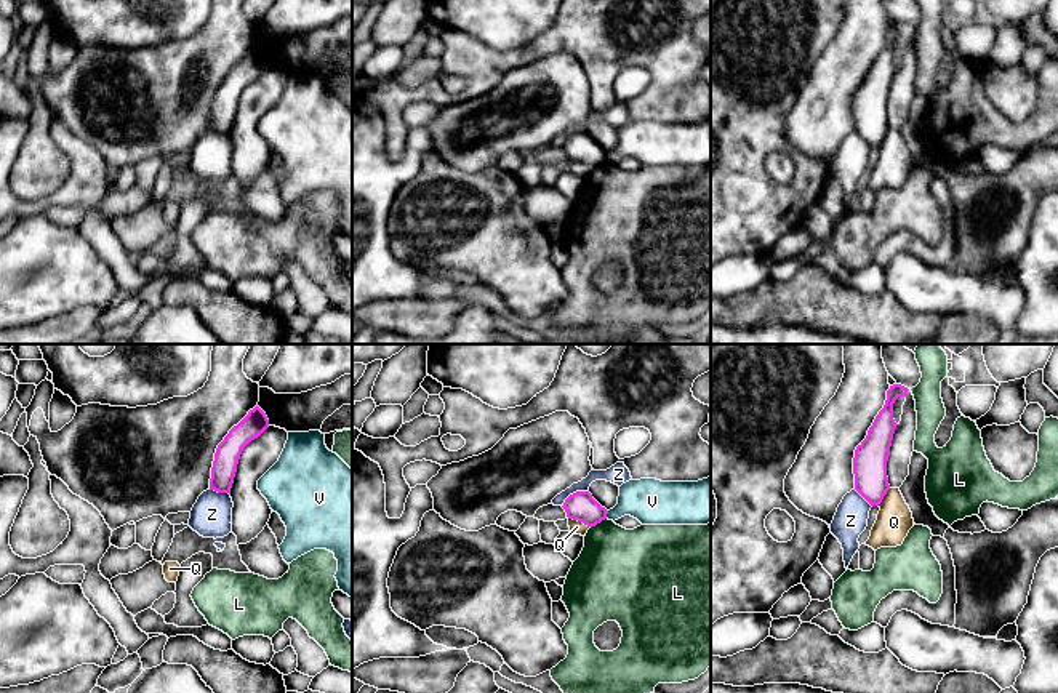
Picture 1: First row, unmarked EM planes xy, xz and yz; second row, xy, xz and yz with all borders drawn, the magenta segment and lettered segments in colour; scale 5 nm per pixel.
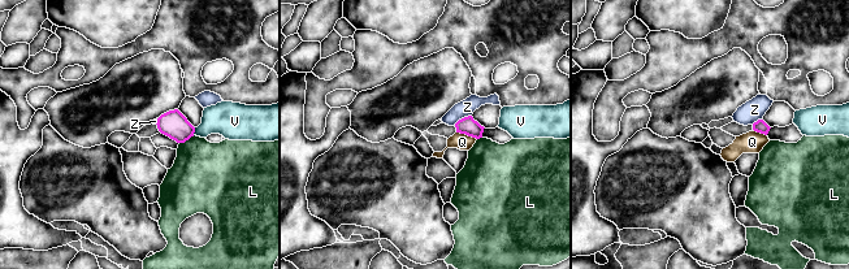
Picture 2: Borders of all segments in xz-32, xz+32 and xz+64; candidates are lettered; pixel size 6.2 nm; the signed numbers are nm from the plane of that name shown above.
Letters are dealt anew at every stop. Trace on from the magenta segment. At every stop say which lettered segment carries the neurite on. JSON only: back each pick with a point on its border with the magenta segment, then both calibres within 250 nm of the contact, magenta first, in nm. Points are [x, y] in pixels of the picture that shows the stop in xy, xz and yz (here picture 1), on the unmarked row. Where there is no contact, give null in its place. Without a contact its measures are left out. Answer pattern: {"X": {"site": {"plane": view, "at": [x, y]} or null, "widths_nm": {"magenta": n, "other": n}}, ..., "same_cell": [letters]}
{"same_cell": []}

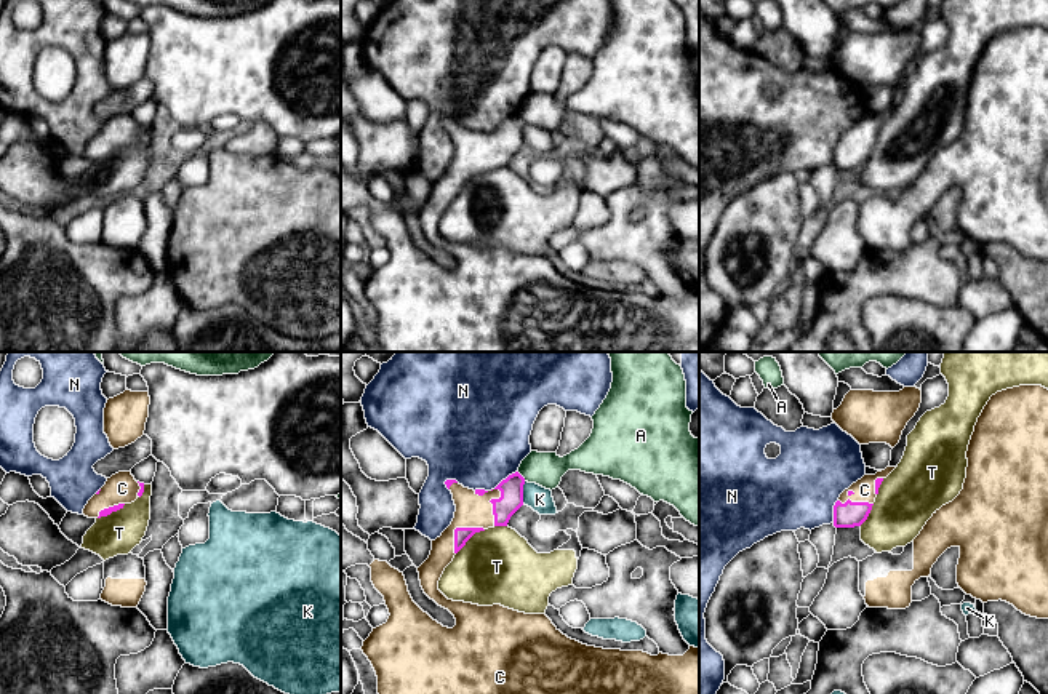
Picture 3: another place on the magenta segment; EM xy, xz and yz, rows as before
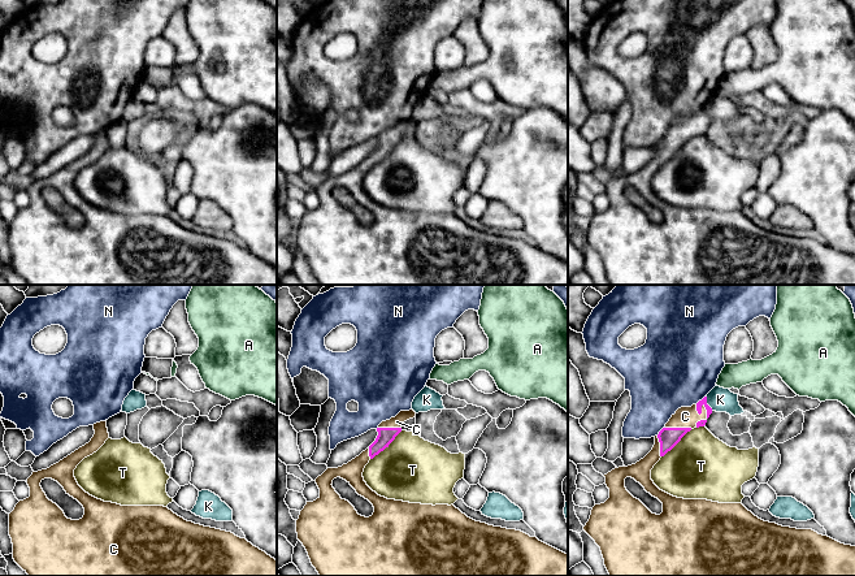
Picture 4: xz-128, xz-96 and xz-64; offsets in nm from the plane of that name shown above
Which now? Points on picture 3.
{"C": {"site": {"plane": "xz", "at": [458, 170]}, "widths_nm": {"magenta": 80, "other": 170}}, "same_cell": ["C"]}

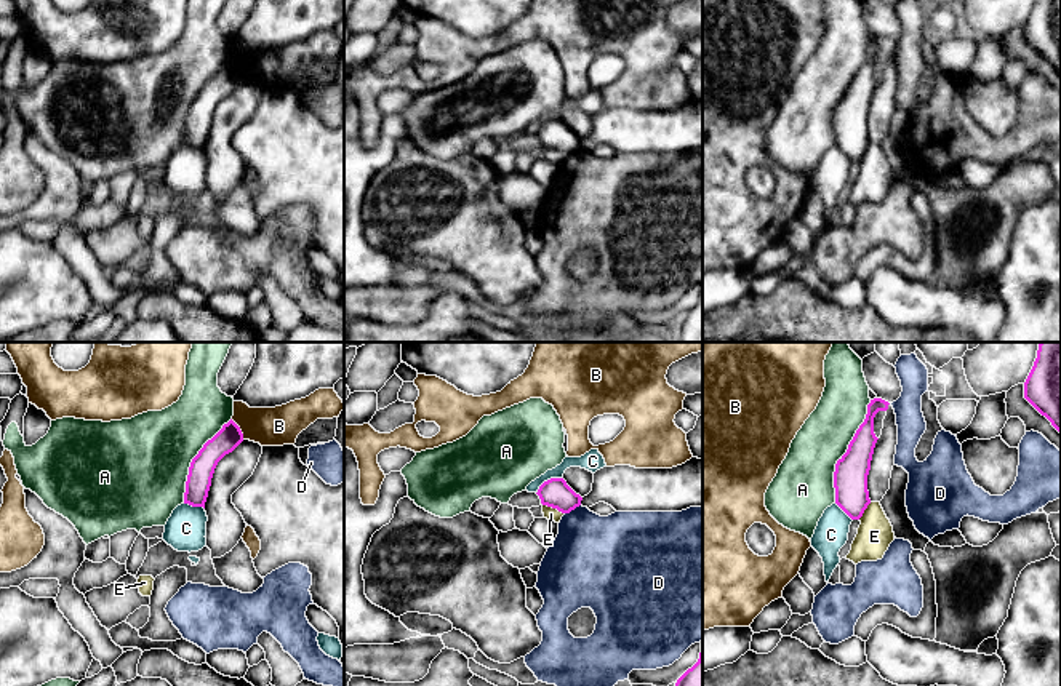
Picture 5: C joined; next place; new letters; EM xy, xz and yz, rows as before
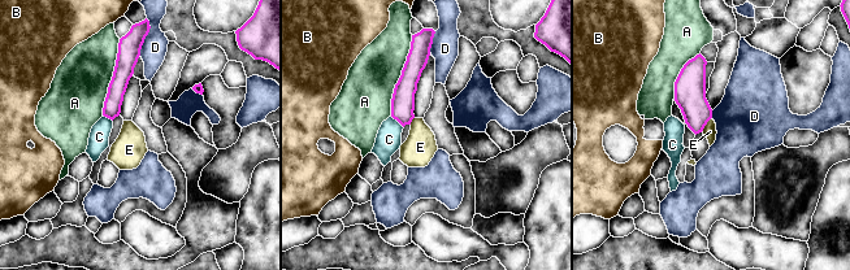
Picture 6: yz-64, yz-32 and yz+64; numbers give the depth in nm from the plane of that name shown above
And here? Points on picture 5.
{"same_cell": []}

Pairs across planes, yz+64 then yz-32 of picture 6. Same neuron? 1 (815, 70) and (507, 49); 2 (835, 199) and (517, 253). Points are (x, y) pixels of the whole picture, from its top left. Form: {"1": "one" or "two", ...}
{"1": "two", "2": "two"}

